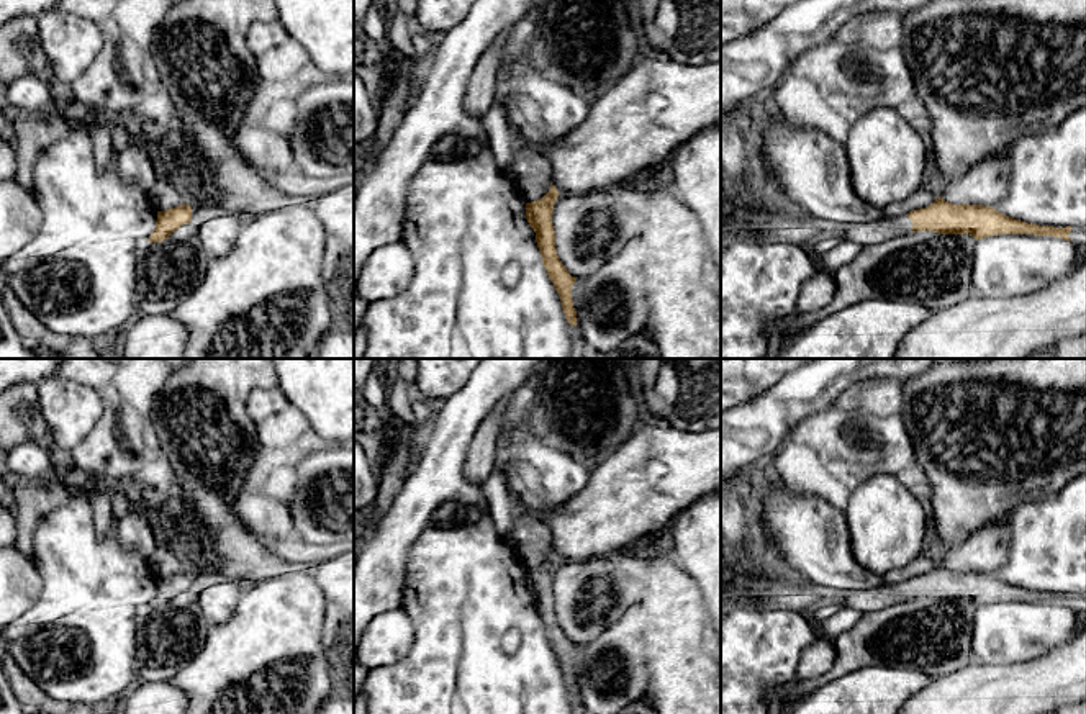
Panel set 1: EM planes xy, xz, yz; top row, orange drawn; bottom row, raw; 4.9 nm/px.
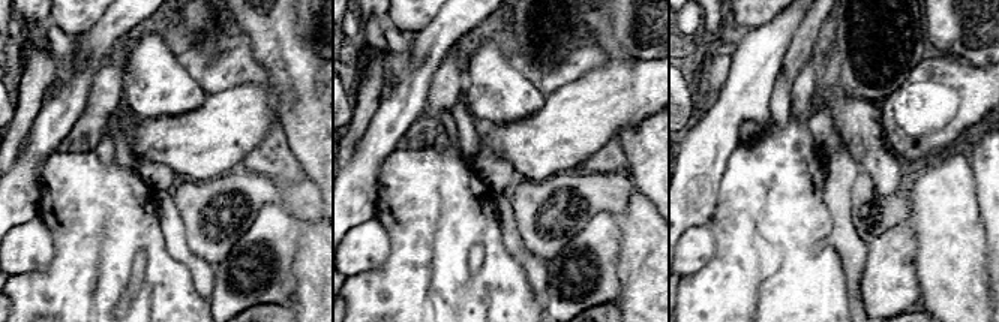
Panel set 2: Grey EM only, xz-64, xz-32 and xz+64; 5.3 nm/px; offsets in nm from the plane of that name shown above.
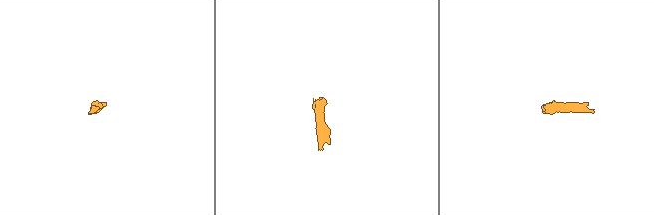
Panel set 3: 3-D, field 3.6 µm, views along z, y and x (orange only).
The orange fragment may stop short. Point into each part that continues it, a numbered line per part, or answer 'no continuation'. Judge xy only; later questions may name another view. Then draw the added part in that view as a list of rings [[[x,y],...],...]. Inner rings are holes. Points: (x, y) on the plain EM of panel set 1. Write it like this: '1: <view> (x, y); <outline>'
no continuation

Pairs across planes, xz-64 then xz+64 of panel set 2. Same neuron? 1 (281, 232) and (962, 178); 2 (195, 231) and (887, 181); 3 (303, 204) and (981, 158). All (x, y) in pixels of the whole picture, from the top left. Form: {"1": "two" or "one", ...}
{"1": "two", "2": "two", "3": "two"}

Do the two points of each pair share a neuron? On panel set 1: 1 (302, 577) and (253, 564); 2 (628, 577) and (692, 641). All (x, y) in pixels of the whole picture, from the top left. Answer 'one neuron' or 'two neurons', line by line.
1: two neurons
2: two neurons

